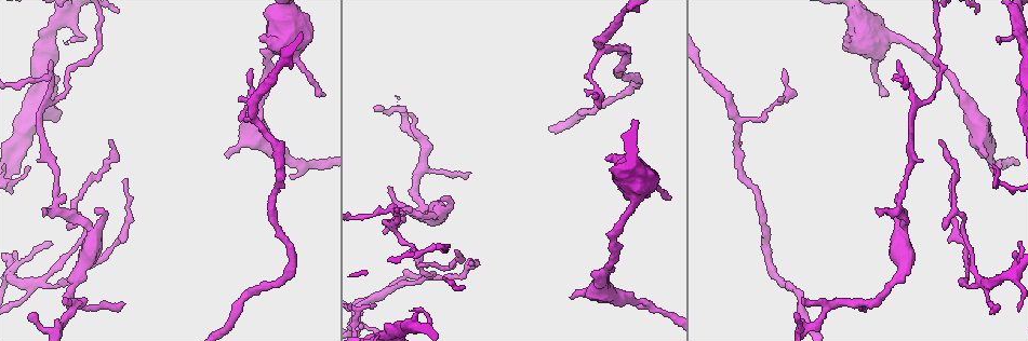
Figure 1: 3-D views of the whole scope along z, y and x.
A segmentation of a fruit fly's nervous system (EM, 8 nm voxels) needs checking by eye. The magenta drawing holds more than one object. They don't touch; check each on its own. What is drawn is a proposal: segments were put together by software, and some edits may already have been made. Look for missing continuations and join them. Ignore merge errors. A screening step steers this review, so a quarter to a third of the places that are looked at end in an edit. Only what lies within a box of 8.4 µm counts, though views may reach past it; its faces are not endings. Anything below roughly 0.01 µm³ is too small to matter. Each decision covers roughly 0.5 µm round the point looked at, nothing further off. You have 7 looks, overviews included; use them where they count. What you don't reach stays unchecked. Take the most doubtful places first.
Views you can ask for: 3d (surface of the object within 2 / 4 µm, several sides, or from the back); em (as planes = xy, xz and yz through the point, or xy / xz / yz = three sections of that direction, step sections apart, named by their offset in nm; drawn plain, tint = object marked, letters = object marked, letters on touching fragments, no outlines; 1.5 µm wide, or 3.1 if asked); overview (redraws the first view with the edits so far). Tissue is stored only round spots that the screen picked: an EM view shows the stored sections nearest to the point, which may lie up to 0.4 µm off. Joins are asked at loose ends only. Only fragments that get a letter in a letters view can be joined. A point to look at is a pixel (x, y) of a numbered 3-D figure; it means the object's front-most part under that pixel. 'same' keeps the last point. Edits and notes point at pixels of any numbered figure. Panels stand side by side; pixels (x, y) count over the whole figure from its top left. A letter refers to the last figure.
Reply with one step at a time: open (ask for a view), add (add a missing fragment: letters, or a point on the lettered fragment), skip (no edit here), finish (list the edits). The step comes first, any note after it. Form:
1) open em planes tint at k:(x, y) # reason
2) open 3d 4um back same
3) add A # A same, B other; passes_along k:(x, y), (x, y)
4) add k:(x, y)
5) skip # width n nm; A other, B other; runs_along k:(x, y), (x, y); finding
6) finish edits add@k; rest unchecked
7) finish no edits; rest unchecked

open em planes letters at 1:(574, 294) # an open end

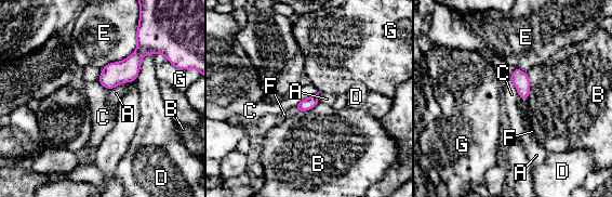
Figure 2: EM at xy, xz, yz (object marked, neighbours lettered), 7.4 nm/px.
add F # A other, B other, C other, D other, E other, F same, G other; passes_along 2:(307, 104), (296, 109), (290, 112); it goes on there

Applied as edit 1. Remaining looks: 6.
open overview # redraw

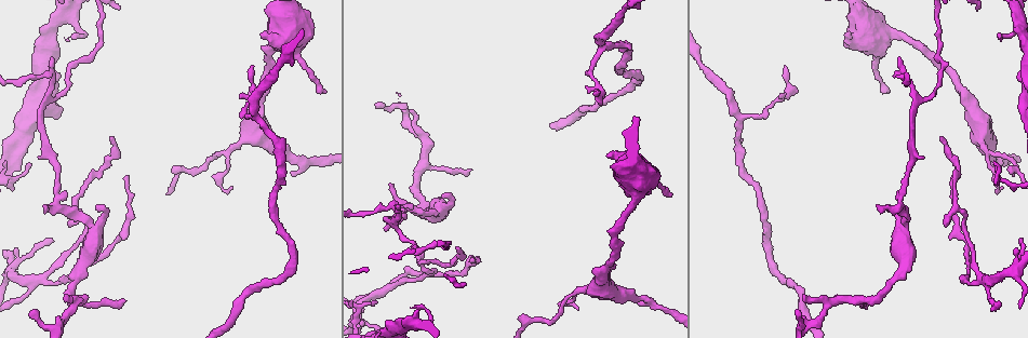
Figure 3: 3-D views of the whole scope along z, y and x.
open 3d 4um at 3:(71, 34) # thin end

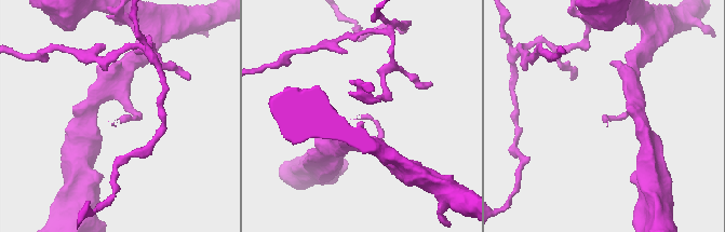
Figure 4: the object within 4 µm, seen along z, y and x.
open em planes letters at 4:(121, 119)

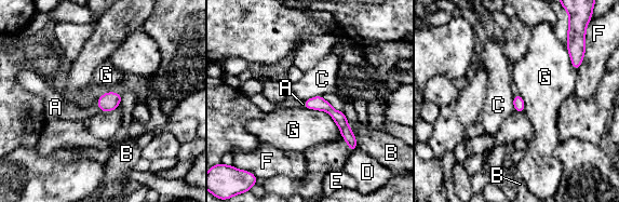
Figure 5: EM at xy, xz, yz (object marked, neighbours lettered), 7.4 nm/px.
add A # A same, B other, C other, D other, E other, F other, G other; passes_along 5:(110, 100), (98, 105), (66, 111); the neuron continues

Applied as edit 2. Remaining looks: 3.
open overview # redraw

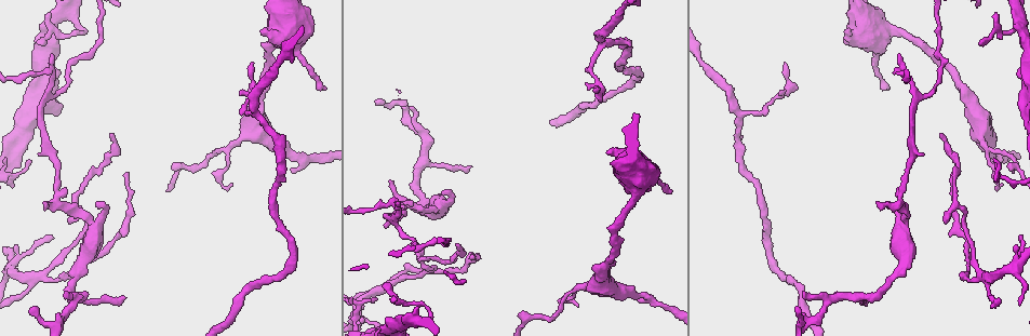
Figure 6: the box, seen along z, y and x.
open 3d 4um at 6:(253, 63) # branch stops here

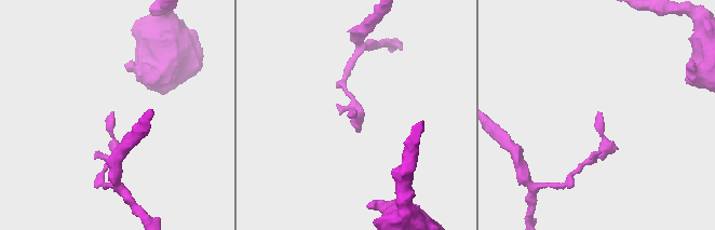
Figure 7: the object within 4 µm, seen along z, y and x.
open em planes letters at 7:(355, 111) # now the EM

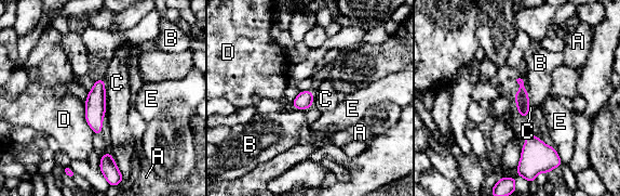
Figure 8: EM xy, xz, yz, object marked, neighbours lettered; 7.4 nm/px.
skip # A other, B other, C other, D other, E other; border 8:(104, 79), (106, 110); none of them fits

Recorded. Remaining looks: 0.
finish edits add@2, add@5; rest unchecked

